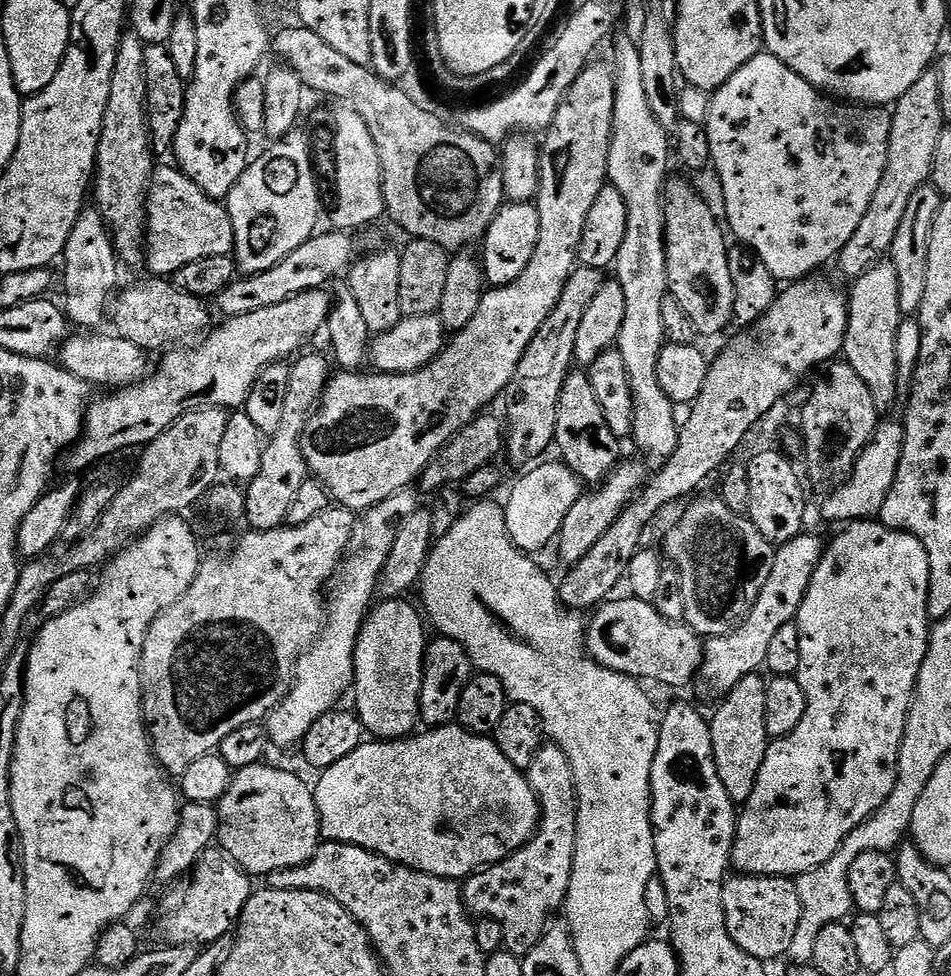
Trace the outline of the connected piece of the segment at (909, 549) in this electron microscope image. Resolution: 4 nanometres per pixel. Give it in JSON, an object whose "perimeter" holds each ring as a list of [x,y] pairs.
{"perimeter":[[[876,518],[854,520],[843,525],[844,528],[831,541],[827,541],[822,558],[814,570],[814,578],[810,578],[810,586],[806,590],[806,598],[796,615],[800,641],[798,642],[801,659],[798,661],[796,681],[806,694],[806,714],[802,714],[802,722],[790,734],[772,740],[766,750],[766,758],[762,762],[762,770],[758,770],[758,778],[750,798],[739,809],[736,822],[736,841],[732,847],[731,867],[745,876],[787,876],[795,878],[803,872],[822,866],[842,846],[842,842],[866,818],[870,818],[890,798],[890,790],[894,790],[894,782],[898,778],[898,758],[902,738],[906,730],[908,712],[912,709],[912,695],[916,692],[916,679],[920,673],[922,662],[926,658],[926,650],[930,639],[930,617],[928,614],[928,591],[930,590],[930,558],[926,546],[914,534],[889,526]]]}

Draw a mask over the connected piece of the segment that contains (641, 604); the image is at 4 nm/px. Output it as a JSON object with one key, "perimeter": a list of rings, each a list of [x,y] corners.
{"perimeter":[[[628,594],[625,600],[616,600],[617,598],[609,599],[607,602],[600,605],[599,608],[595,609],[591,613],[590,623],[586,628],[586,644],[590,649],[590,655],[593,660],[597,660],[598,663],[604,665],[604,667],[614,670],[618,674],[626,674],[627,676],[632,676],[635,680],[641,682],[649,682],[648,680],[653,680],[656,684],[669,684],[672,688],[684,688],[692,679],[697,679],[700,676],[700,667],[704,665],[704,645],[705,641],[699,636],[694,629],[688,627],[687,623],[681,622],[679,620],[668,620],[663,614],[659,612],[656,608],[655,603],[648,603],[646,601],[637,600],[632,594]]]}

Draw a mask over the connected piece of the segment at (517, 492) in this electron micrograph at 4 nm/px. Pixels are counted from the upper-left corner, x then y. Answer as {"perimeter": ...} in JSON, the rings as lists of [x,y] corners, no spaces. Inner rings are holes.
{"perimeter":[[[563,461],[540,462],[531,467],[512,488],[504,504],[507,530],[516,548],[529,554],[544,549],[559,535],[562,522],[572,506],[584,493],[583,483]]]}

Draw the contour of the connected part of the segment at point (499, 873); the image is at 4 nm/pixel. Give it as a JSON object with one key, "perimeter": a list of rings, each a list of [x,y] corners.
{"perimeter":[[[545,742],[538,750],[538,754],[534,754],[534,762],[530,762],[526,775],[540,803],[540,824],[536,828],[536,833],[514,854],[510,854],[502,862],[487,865],[480,871],[473,872],[462,884],[464,904],[469,913],[476,918],[497,920],[504,928],[505,941],[516,940],[514,951],[521,958],[530,950],[534,950],[542,934],[550,927],[548,915],[565,907],[570,890],[570,878],[574,870],[574,854],[578,846],[576,783],[570,758],[566,758],[566,754],[557,744]]]}

